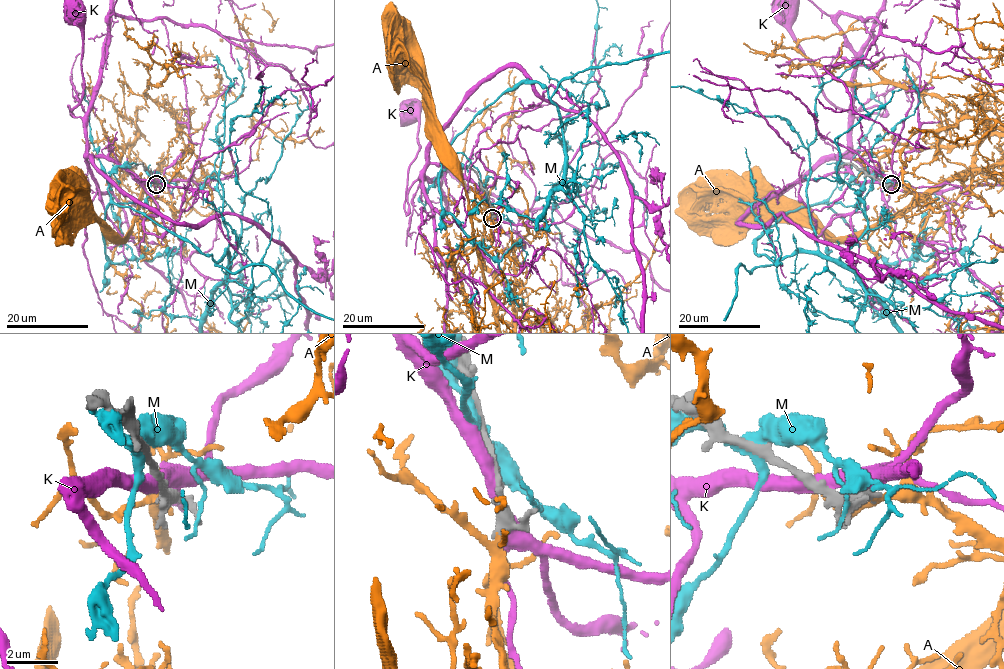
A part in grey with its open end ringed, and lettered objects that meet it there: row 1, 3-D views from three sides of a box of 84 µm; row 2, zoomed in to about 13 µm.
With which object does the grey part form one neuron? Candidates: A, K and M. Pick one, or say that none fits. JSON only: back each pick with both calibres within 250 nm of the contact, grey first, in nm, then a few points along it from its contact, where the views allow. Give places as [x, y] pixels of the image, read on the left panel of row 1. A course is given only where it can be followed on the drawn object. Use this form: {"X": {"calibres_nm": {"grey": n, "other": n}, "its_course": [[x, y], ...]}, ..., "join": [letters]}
{"A": {"calibres_nm": {"grey": 360, "other": 240}}, "join": ["A"]}

